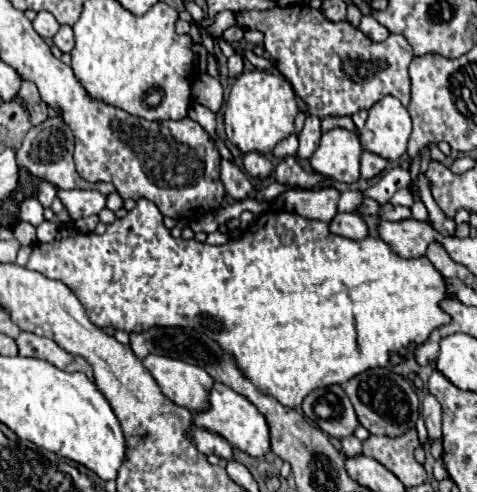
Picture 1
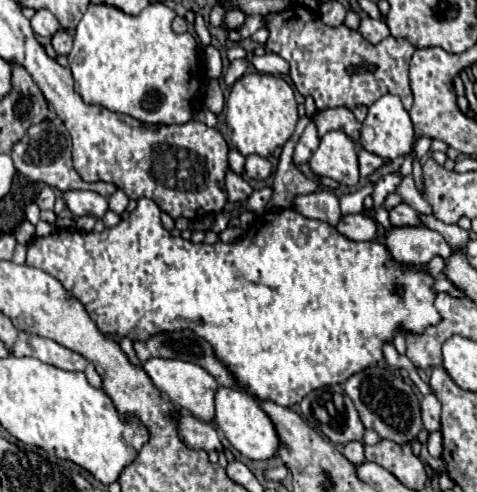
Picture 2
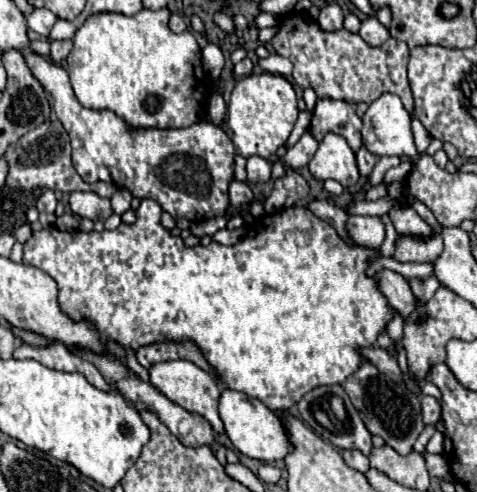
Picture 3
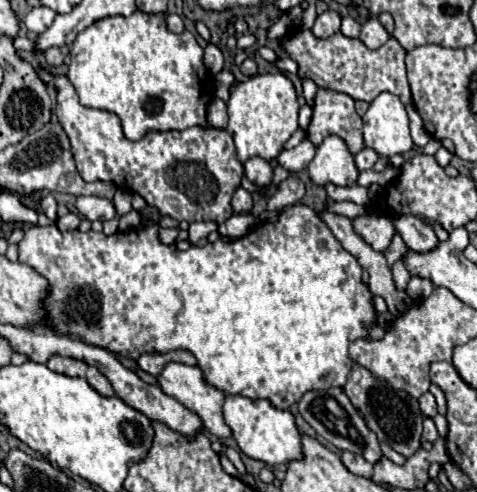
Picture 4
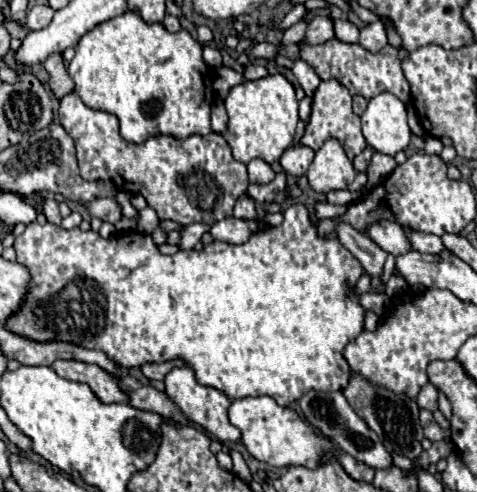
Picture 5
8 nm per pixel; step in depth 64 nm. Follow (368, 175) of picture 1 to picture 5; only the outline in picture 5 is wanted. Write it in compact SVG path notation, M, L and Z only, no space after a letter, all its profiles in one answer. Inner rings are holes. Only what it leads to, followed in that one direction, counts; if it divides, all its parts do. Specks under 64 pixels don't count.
M366 148L362 154L358 154L358 156L354 158L354 168L356 168L356 172L366 172L366 170L368 170L368 166L370 166L370 162L372 162L372 154L374 154L374 150L372 150L372 148Z

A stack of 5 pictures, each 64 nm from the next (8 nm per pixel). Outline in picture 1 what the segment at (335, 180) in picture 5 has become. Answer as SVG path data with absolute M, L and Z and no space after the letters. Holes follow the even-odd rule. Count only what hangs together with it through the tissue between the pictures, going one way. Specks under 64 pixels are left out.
M332 128L322 134L310 164L322 176L352 184L360 178L360 154L362 146L356 132L346 128Z

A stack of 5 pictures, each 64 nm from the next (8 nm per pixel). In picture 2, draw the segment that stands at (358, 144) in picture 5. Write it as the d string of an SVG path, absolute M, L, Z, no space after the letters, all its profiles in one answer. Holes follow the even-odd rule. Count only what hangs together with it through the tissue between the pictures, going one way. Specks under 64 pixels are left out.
M328 108L328 112L316 112L314 120L320 136L324 136L330 130L342 130L356 142L360 138L360 124L348 108Z

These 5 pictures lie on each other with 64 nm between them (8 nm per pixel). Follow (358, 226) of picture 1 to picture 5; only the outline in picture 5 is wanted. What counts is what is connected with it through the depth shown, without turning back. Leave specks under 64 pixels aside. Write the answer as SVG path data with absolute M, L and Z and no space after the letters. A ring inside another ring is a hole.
M378 220L374 224L368 224L366 226L366 234L368 238L378 244L384 252L390 252L390 254L404 254L410 250L410 244L404 236L404 230L400 224L396 222L390 222L390 220Z

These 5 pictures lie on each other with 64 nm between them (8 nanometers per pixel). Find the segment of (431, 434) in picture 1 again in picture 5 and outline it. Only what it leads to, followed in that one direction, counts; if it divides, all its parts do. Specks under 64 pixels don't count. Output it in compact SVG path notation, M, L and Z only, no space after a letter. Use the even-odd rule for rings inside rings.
M432 384L424 386L424 388L420 390L416 402L418 402L420 408L426 408L426 410L430 410L430 412L438 410L438 390L436 390Z

